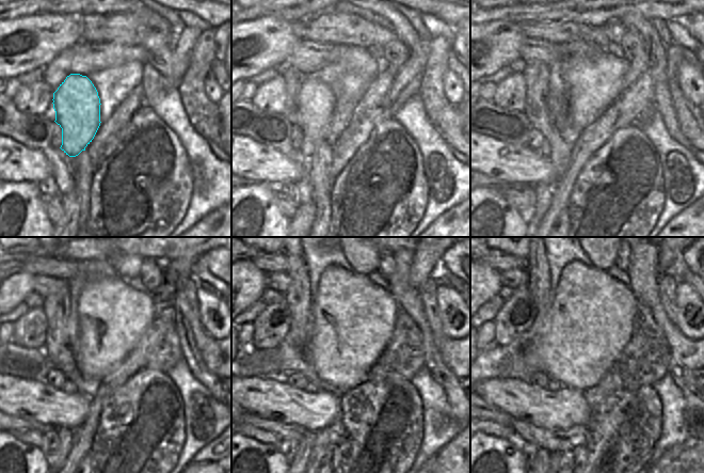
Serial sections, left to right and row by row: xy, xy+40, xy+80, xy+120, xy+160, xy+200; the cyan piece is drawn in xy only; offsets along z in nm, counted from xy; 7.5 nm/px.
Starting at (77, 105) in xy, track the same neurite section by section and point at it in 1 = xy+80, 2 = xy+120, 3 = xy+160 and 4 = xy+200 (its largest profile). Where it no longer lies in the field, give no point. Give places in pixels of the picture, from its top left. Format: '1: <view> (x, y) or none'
1: xy+80 (557, 97)
2: xy+120 (69, 388)
3: xy+160 (310, 388)
4: xy+200 (553, 385)

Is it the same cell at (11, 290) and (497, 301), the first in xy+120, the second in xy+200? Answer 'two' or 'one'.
two

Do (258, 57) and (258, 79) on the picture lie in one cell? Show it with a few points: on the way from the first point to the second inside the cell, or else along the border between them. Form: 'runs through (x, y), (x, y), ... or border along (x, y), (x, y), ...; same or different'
border along (273, 67), (266, 68), (245, 80); different

